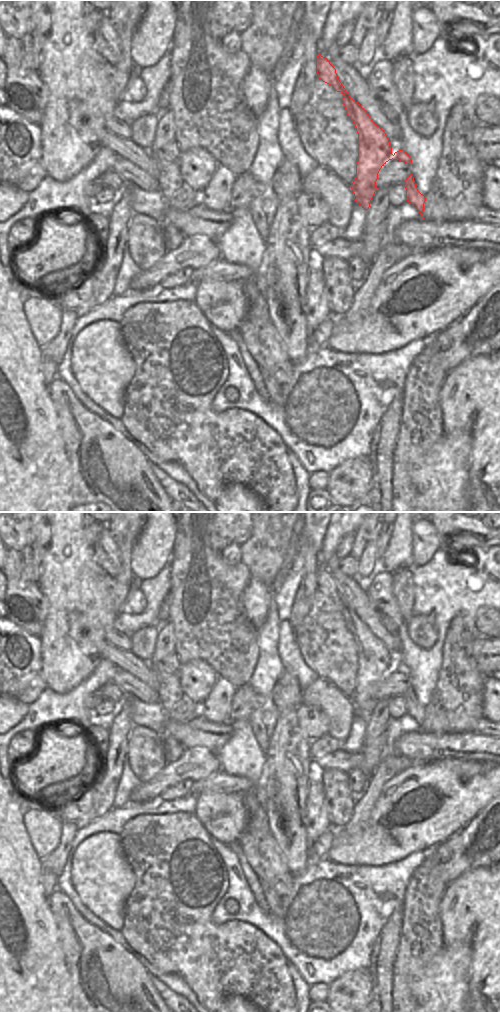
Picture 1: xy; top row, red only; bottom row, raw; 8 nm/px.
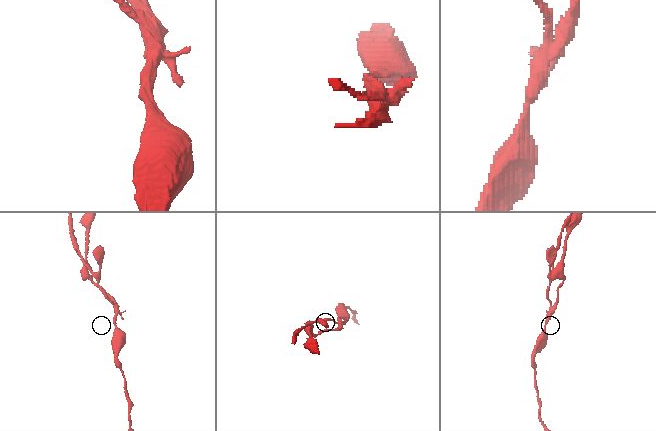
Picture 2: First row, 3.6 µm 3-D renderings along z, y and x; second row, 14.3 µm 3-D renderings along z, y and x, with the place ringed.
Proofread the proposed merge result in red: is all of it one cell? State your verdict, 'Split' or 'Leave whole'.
Split

